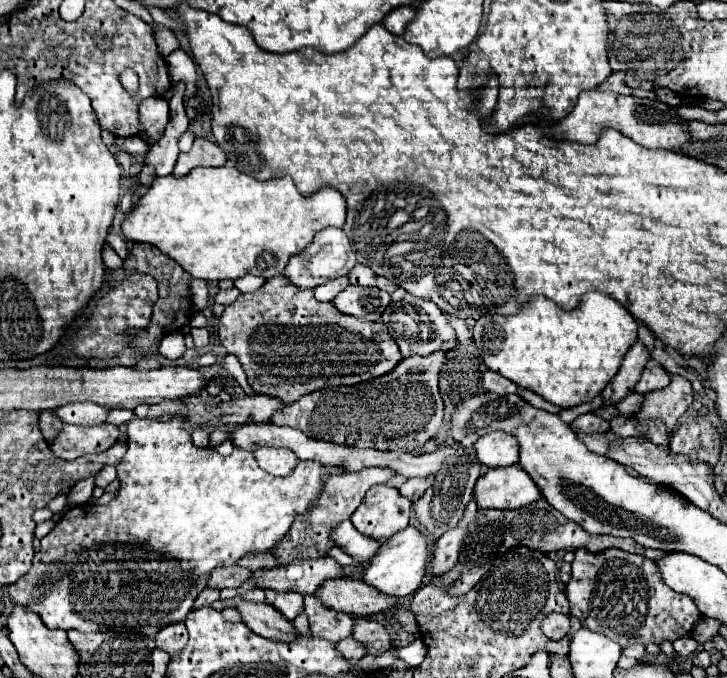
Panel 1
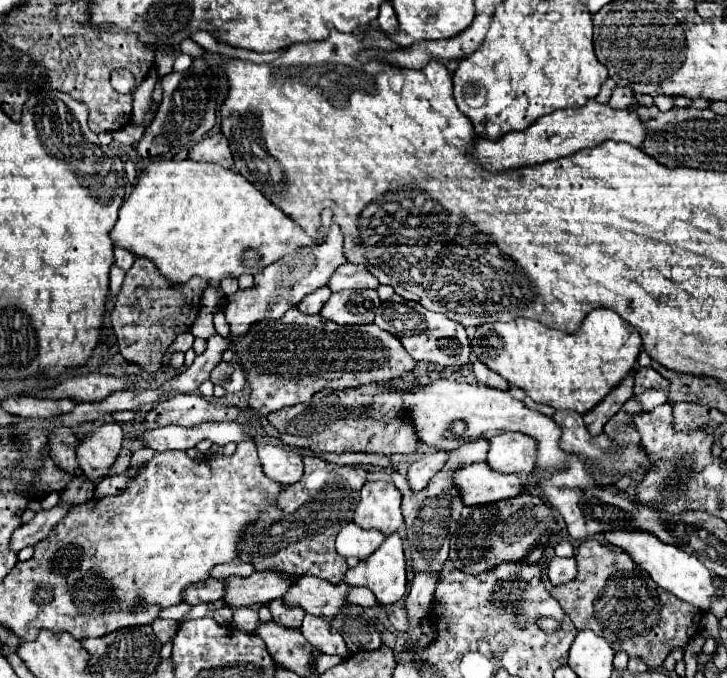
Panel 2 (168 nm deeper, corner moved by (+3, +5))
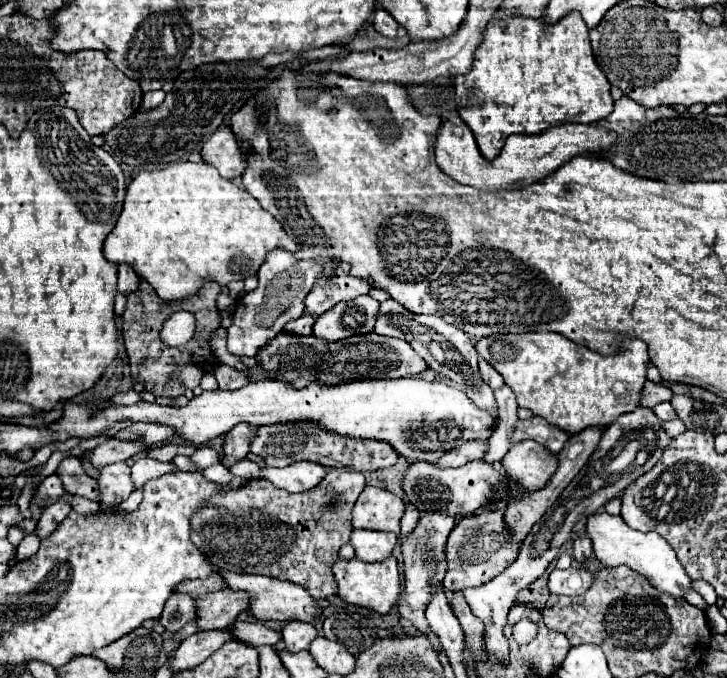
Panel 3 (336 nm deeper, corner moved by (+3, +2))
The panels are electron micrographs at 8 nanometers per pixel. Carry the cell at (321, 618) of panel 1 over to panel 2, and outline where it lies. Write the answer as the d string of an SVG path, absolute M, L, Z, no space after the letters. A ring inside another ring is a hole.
M306 615L304 623L300 627L302 635L306 637L306 641L314 647L318 647L322 653L330 653L330 655L340 655L342 659L350 655L342 635L322 617L316 615Z

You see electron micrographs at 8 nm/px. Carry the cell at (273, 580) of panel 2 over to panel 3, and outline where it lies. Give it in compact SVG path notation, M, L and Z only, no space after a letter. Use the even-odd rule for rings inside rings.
M218 590L200 596L196 602L196 626L198 630L228 628L236 622L236 616L248 608L248 594L234 590Z

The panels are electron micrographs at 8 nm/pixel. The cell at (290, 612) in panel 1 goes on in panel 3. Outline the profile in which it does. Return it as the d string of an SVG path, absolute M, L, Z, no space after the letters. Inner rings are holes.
M288 622L286 628L282 630L282 638L284 638L284 644L290 652L300 652L300 650L308 650L312 638L316 638L318 632L312 624L306 624L306 622Z

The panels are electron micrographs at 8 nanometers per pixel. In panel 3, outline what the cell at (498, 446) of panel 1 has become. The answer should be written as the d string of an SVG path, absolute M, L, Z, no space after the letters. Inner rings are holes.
M524 440L512 444L502 458L502 466L506 474L518 480L526 490L540 490L540 486L544 486L544 482L556 472L556 454L538 442Z

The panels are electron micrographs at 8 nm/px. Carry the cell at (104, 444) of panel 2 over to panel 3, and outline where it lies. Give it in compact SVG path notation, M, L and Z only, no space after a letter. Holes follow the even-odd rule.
M124 462L104 466L100 470L98 486L102 492L102 504L118 506L134 492L134 482L130 478L130 468Z

